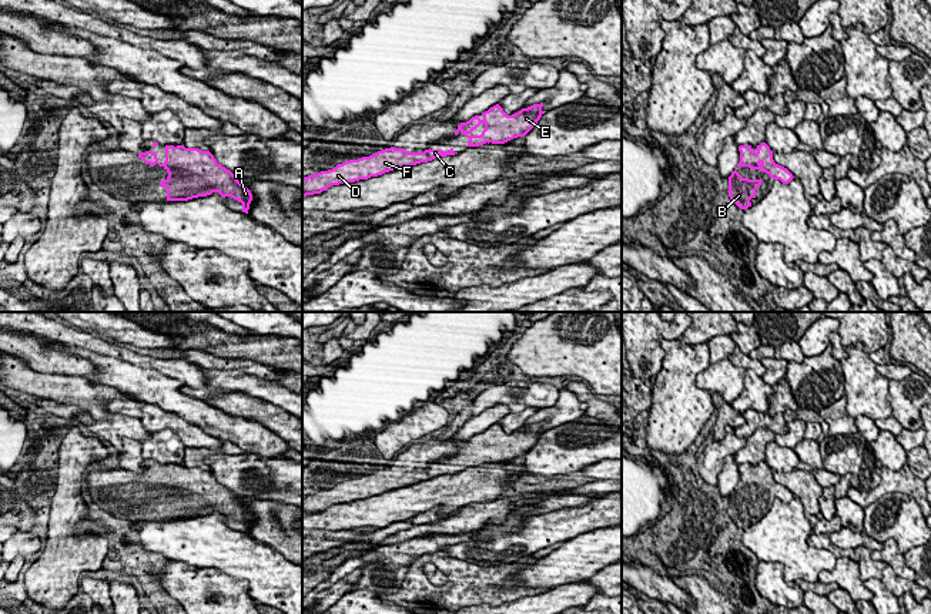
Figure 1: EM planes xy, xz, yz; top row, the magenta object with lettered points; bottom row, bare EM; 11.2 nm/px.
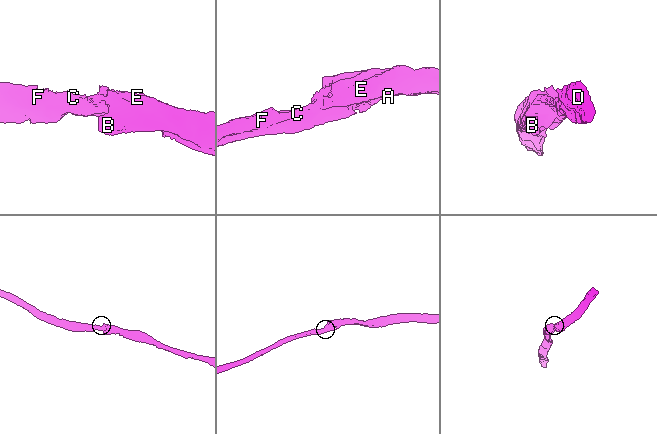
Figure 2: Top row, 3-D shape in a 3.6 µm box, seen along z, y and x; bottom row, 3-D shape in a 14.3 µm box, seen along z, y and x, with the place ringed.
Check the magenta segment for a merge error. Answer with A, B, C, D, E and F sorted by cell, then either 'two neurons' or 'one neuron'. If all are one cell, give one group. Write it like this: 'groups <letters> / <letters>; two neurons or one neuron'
groups A B C D E F; one neuron

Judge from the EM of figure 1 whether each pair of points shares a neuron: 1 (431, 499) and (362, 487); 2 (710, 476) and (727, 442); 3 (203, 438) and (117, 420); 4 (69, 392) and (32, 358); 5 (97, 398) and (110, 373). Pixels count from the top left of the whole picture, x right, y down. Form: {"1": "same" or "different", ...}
{"1": "different", "2": "same", "3": "different", "4": "different", "5": "different"}

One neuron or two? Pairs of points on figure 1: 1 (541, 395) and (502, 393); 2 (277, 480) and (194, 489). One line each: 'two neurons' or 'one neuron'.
1: one neuron
2: two neurons

